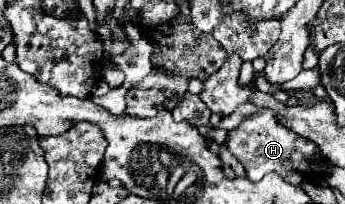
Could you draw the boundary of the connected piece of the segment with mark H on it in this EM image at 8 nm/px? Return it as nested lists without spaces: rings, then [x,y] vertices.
[[[271,110],[255,112],[245,118],[235,130],[229,130],[227,148],[245,166],[245,174],[251,178],[251,182],[259,182],[265,174],[277,172],[281,178],[295,186],[299,186],[305,178],[311,178],[309,160],[317,152],[317,146],[311,140],[301,138],[283,124],[279,124]]]

